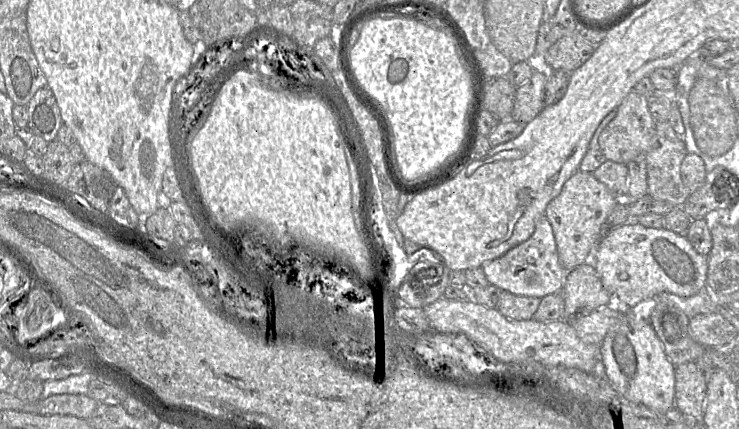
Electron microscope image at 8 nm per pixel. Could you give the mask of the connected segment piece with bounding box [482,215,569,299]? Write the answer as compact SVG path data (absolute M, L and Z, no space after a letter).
M545 215L536 221L534 233L528 240L484 264L482 269L488 282L502 291L540 299L560 292L569 272L559 262L553 229Z

